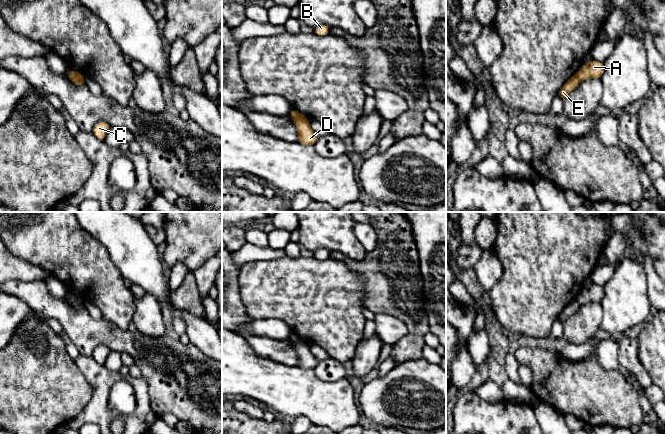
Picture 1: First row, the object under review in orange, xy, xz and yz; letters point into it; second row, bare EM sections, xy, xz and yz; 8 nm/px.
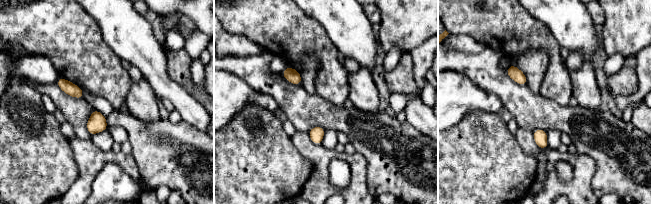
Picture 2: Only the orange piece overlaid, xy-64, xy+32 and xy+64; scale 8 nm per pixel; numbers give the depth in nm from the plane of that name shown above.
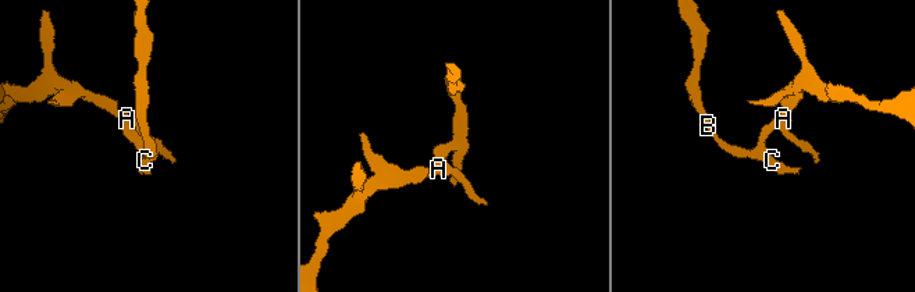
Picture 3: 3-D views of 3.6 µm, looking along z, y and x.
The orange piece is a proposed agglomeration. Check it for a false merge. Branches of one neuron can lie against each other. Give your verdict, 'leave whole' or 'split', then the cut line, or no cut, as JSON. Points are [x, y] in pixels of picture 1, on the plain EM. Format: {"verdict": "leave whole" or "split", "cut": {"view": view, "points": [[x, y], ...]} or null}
{"verdict": "split", "cut": {"view": "xy", "points": [[70, 301], [84, 303]]}}

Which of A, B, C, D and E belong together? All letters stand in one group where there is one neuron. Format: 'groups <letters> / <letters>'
groups A D / B C E

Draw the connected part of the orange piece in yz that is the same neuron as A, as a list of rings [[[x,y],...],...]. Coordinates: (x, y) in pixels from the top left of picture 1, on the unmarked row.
[[[593,283],[589,287],[584,287],[577,296],[576,300],[580,306],[587,303],[601,303],[604,295],[604,286],[596,285]]]

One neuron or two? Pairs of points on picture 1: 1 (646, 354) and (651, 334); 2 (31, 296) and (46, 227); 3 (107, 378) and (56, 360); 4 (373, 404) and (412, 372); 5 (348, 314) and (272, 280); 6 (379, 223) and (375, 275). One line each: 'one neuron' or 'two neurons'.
1: one neuron
2: two neurons
3: two neurons
4: one neuron
5: one neuron
6: one neuron

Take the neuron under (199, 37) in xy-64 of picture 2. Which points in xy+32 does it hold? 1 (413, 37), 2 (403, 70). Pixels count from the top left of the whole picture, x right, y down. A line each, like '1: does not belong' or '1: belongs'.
1: does not belong
2: does not belong

